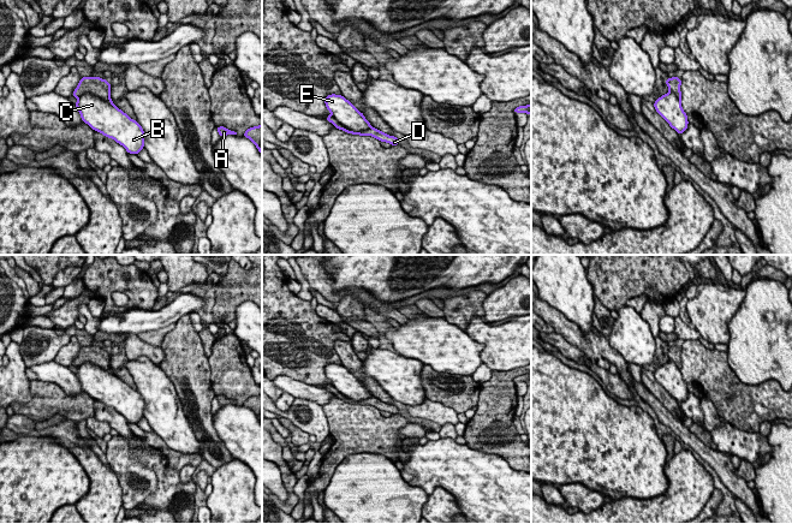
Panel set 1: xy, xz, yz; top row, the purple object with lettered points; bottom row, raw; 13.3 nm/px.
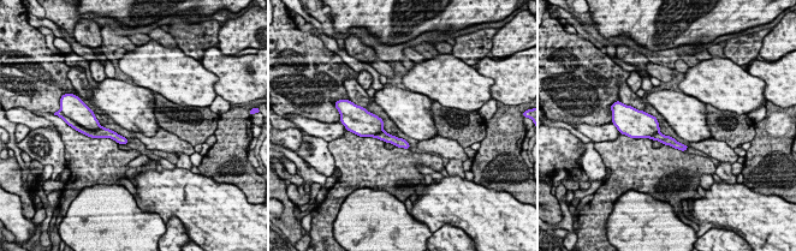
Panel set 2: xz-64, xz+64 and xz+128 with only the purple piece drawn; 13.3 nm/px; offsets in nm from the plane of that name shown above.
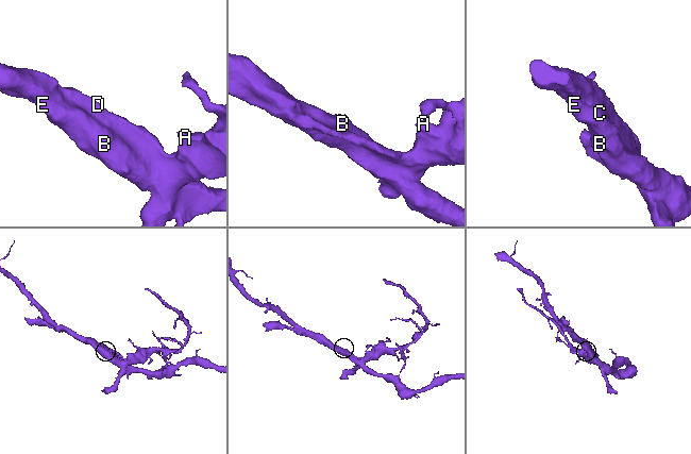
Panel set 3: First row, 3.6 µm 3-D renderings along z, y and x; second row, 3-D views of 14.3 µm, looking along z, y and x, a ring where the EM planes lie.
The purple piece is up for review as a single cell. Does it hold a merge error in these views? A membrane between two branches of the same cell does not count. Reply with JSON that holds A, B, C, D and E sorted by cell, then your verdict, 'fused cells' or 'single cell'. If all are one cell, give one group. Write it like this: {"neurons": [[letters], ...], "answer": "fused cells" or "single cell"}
{"neurons": [["A", "D"], ["B", "C", "E"]], "answer": "fused cells"}

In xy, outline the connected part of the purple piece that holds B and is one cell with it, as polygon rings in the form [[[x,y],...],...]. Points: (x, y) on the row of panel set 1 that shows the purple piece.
[[[89,93],[77,97],[75,106],[83,123],[107,138],[113,138],[129,154],[137,155],[144,148],[143,127],[117,106]]]

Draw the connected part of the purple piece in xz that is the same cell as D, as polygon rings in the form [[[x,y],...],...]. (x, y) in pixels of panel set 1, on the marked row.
[[[328,115],[326,120],[332,123],[337,129],[343,130],[347,133],[359,135],[359,136],[373,136],[374,138],[377,138],[380,142],[386,142],[392,145],[399,145],[399,139],[397,137],[386,135],[385,132],[381,132],[375,127],[370,127],[359,132],[353,132],[352,130],[349,130],[344,125],[341,125],[333,115]]]

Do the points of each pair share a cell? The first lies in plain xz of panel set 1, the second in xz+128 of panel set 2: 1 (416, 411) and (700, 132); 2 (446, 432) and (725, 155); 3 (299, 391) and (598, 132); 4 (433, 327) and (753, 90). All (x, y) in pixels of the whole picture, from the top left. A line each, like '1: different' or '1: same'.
1: different
2: different
3: same
4: same

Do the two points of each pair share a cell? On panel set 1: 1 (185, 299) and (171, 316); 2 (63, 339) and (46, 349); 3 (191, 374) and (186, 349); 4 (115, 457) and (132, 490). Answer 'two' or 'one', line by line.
1: one
2: one
3: one
4: one

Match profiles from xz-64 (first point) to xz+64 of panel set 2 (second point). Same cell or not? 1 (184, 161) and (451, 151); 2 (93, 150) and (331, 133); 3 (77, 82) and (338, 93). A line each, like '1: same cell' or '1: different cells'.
1: different cells
2: different cells
3: different cells

